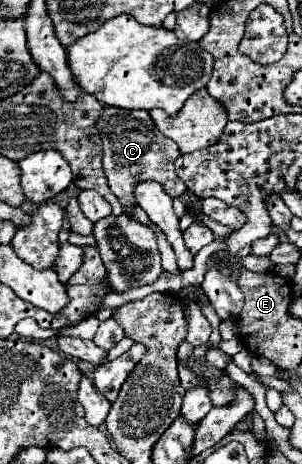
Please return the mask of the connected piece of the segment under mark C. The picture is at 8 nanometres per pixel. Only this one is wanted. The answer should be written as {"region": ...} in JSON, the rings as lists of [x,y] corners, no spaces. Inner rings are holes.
{"region":[[[107,106],[99,120],[99,132],[103,140],[103,168],[109,180],[109,188],[119,198],[127,216],[133,216],[133,208],[137,206],[133,190],[139,182],[159,182],[171,198],[183,196],[187,192],[187,186],[183,184],[183,180],[179,180],[175,172],[175,160],[181,156],[181,152],[173,140],[161,136],[149,112]]]}

